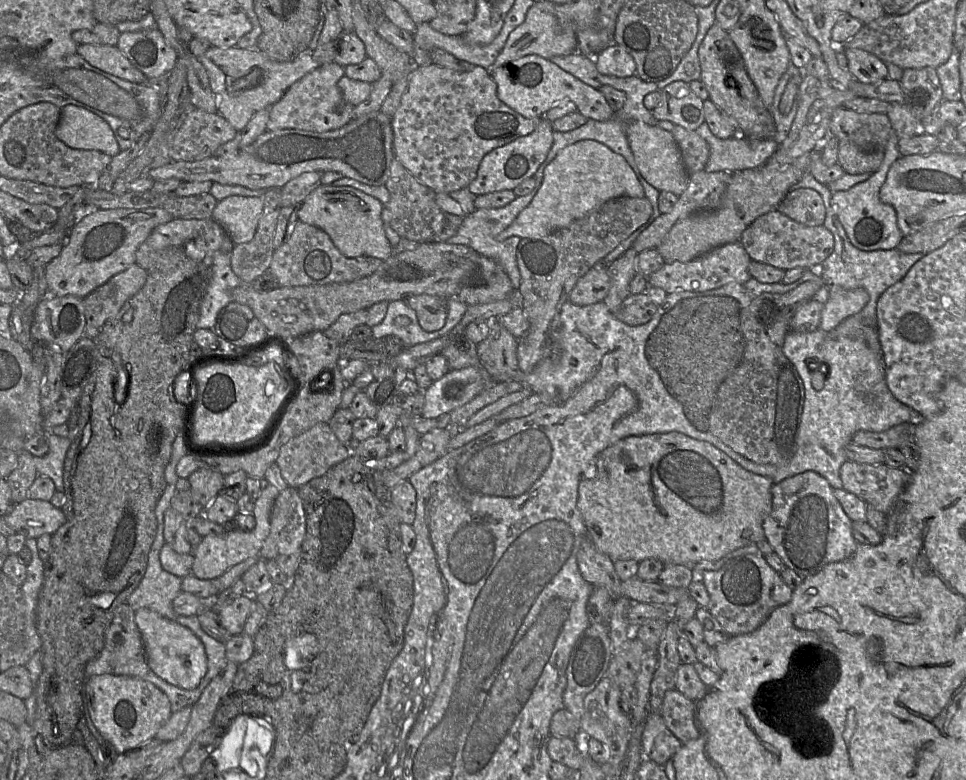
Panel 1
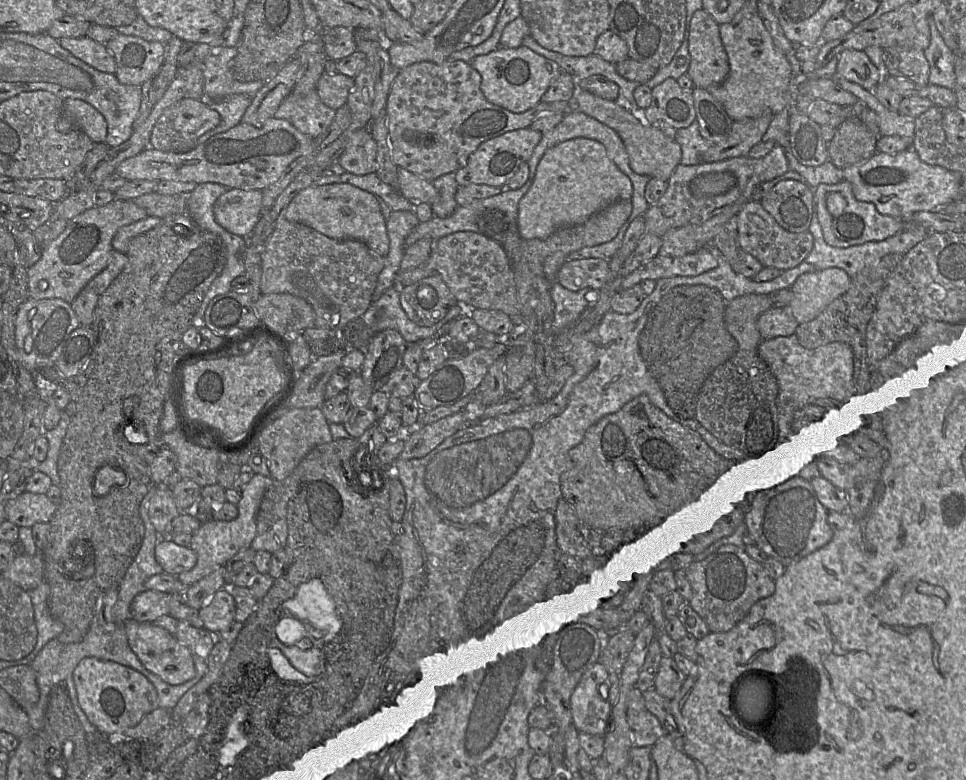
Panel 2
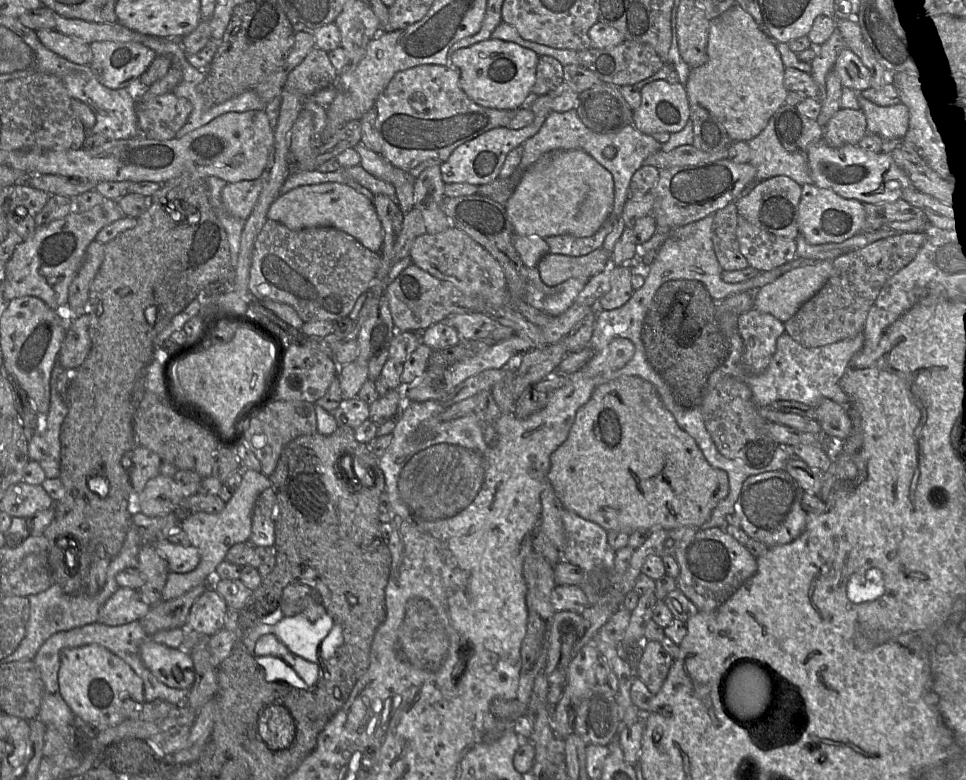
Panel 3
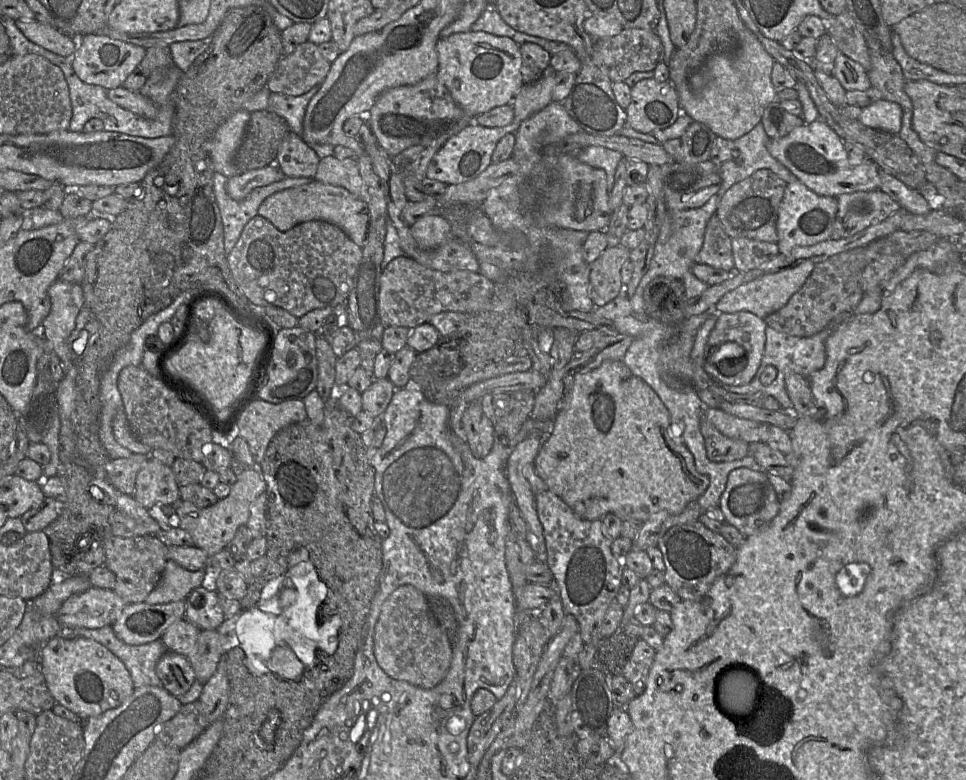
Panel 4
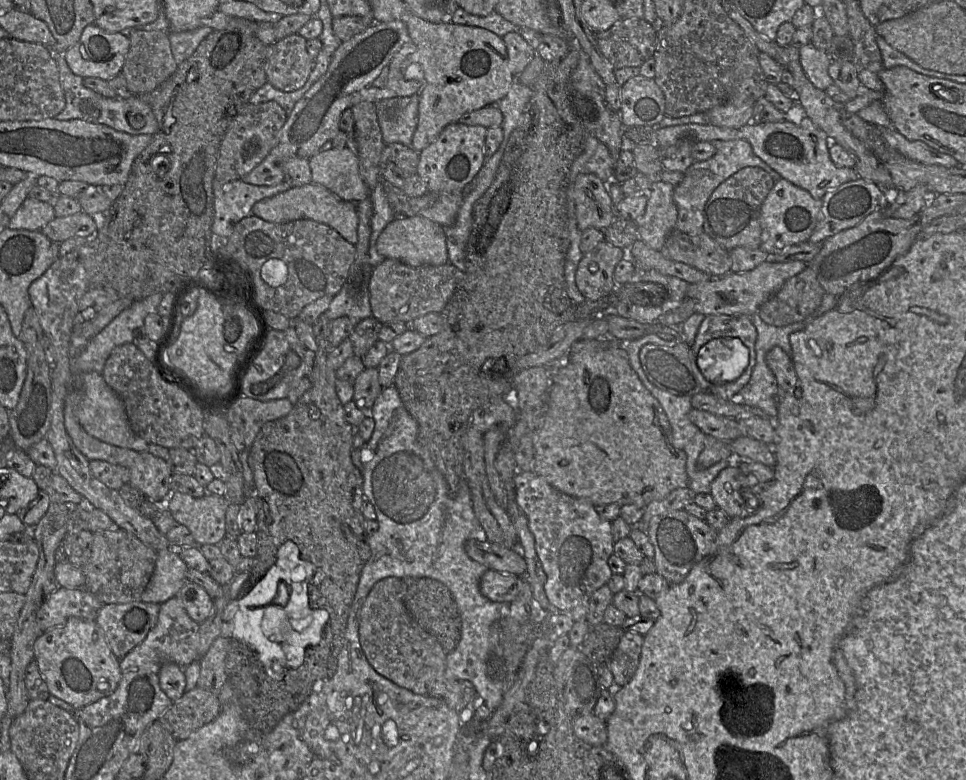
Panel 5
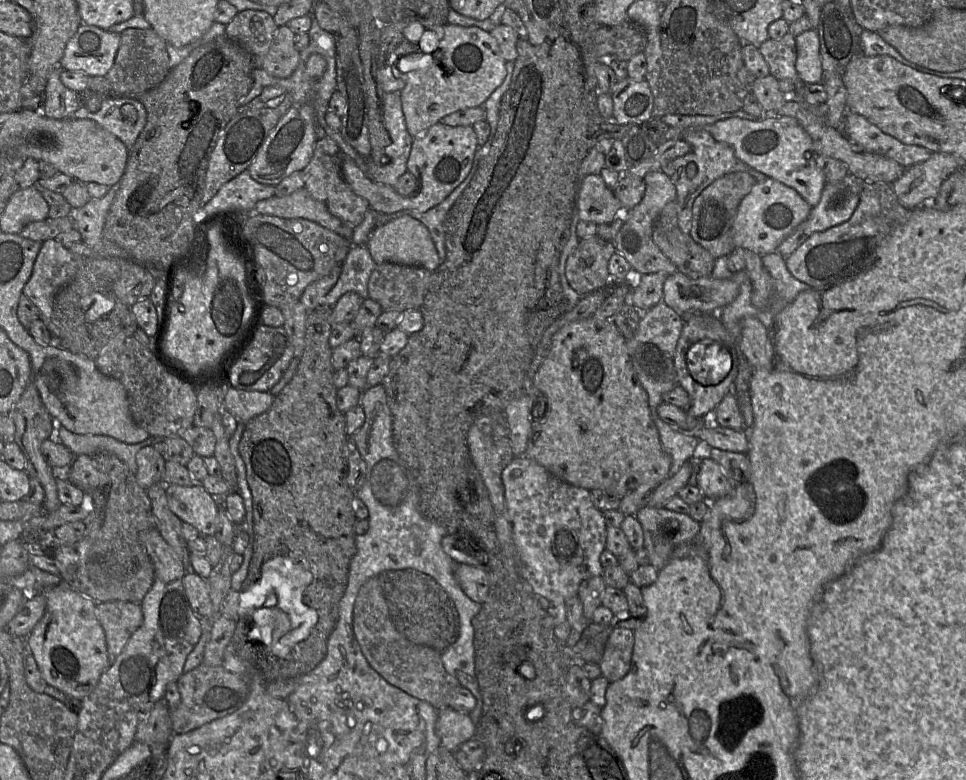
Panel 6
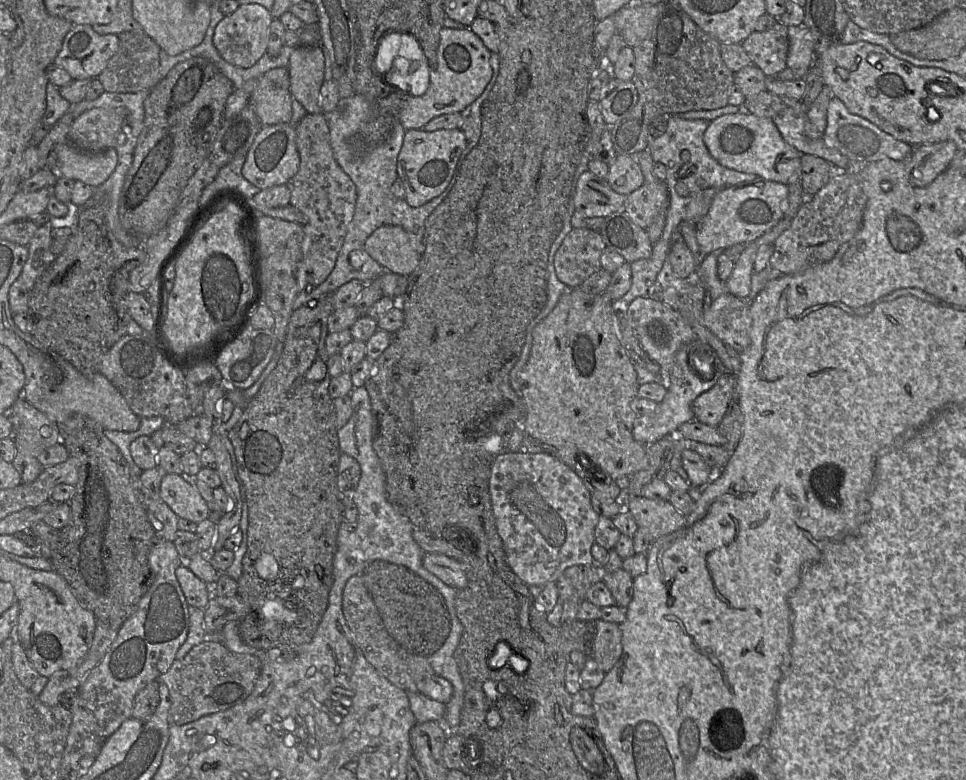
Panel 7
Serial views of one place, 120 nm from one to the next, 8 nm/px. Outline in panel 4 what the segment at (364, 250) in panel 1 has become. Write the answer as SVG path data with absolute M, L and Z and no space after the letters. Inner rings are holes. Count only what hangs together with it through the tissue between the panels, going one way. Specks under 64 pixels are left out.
M315 180L267 197L260 204L258 215L270 221L280 231L287 231L302 222L311 220L326 221L338 226L361 248L364 245L369 224L367 206L360 197L355 197L341 186Z

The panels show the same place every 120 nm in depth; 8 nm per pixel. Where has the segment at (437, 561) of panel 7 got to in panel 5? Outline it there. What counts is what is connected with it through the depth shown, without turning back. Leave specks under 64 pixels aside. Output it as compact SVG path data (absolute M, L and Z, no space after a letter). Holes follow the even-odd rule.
M487 570L480 580L481 593L493 602L511 603L518 595L521 577L511 574Z

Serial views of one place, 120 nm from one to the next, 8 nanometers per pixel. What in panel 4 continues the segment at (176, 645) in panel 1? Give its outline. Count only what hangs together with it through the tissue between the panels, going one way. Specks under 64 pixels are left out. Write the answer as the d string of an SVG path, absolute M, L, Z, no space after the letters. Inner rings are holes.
M167 651L157 662L156 674L163 687L173 696L183 695L196 680L189 659L181 654Z

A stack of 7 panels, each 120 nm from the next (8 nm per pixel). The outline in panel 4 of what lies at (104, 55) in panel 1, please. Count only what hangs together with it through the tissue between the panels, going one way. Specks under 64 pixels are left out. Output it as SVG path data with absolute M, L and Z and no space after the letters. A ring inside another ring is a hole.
M15 20L17 27L32 42L60 56L71 58L77 49L77 39L70 37L54 26L39 21Z

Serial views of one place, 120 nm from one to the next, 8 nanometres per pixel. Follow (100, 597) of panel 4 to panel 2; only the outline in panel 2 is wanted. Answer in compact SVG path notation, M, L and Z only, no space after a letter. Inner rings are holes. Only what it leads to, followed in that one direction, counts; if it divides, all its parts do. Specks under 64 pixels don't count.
M145 590L139 593L132 602L131 619L139 622L153 622L162 616L168 616L169 612L169 593Z

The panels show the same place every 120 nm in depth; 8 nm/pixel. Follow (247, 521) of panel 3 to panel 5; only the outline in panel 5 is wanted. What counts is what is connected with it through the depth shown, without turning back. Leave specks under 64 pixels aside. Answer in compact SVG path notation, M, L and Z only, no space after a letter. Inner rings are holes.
M171 492L165 502L159 503L163 505L163 508L168 507L178 524L186 526L191 531L197 545L219 545L226 537L228 502L223 496L207 493L203 497L196 498L181 492ZM167 548L159 551L154 572L141 595L141 600L162 604L177 596L188 581L188 569L189 567L182 560L177 549Z

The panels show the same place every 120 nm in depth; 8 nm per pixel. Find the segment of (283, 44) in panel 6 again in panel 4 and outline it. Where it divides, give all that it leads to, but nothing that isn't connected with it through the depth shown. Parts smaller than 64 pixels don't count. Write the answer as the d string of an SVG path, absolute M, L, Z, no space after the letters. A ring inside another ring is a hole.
M307 41L290 55L280 58L265 87L273 93L299 96L321 85L330 66L318 46Z

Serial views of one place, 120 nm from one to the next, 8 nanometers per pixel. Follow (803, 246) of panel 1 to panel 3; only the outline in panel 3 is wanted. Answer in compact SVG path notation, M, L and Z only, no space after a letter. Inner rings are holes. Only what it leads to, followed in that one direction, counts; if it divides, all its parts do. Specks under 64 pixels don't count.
M739 215L736 237L749 267L760 272L775 269L797 257L796 239L774 235Z

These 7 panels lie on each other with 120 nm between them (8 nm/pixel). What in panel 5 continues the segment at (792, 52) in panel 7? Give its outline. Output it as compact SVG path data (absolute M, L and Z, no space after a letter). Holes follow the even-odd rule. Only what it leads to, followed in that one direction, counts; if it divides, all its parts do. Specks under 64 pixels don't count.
M812 43L799 49L800 63L810 82L825 91L833 83L828 74L830 59L825 51L817 49Z

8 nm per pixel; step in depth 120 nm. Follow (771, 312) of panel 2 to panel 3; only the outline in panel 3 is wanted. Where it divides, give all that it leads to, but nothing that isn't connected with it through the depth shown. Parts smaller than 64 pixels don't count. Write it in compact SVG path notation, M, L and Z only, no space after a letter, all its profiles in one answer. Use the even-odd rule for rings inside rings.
M753 309L738 315L738 332L743 342L741 365L751 374L761 374L776 351L776 341L785 333L782 321Z

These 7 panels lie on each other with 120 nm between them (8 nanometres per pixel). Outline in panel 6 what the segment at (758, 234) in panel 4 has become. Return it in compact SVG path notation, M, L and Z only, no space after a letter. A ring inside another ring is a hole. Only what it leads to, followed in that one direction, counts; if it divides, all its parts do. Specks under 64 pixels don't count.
M731 172L712 182L694 200L689 235L714 258L729 256L739 249L735 247L731 234L733 218L740 202L756 183L755 178L746 172Z

